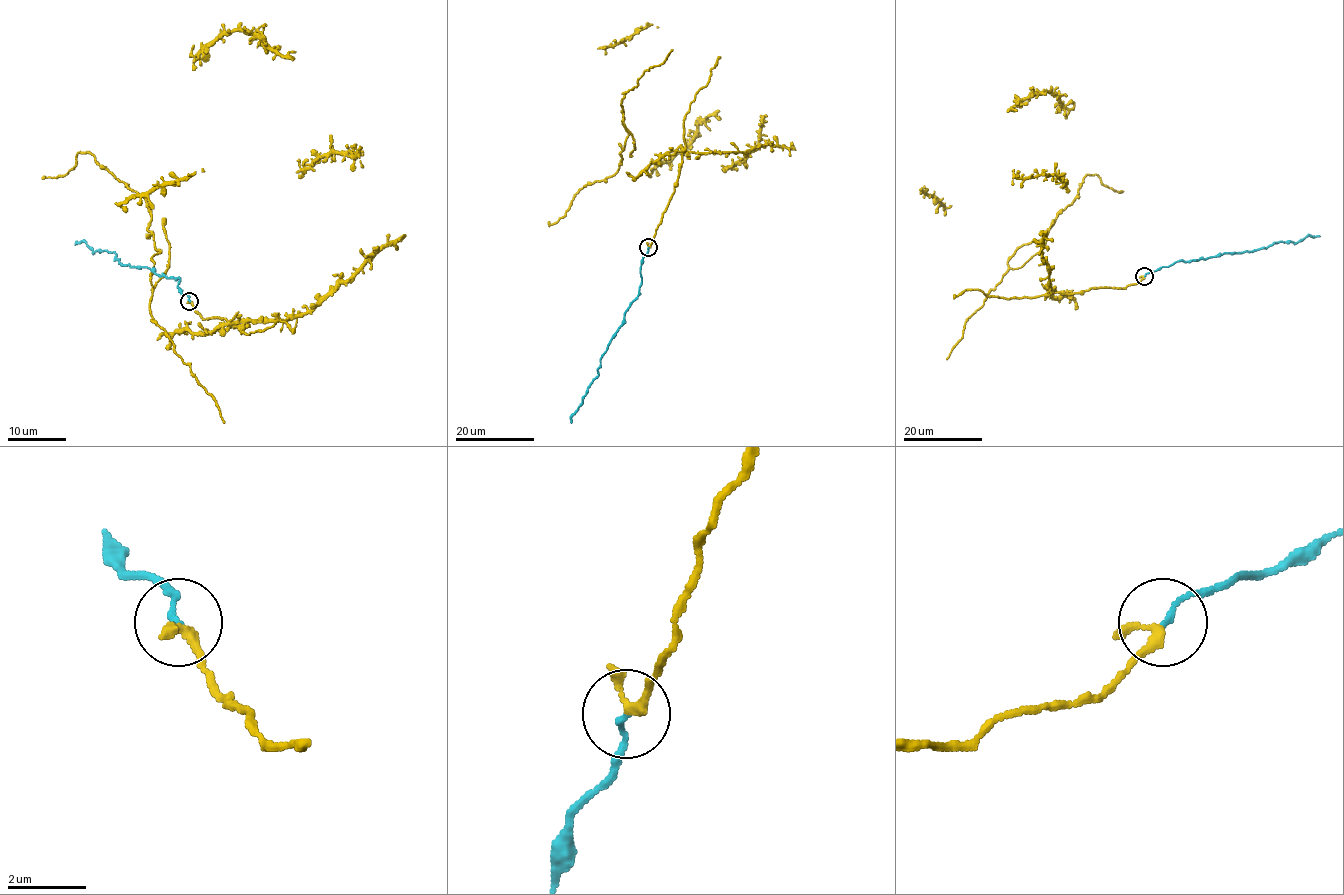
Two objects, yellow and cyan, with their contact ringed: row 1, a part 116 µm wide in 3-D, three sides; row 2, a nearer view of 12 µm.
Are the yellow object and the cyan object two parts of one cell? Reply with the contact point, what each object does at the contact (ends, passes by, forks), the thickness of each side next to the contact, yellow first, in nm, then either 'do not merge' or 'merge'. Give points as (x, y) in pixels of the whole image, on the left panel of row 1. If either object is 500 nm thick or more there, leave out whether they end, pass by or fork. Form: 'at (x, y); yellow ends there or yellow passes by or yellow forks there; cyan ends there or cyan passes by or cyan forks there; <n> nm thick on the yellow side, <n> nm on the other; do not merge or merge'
at (189, 301); yellow passes by; cyan ends there; 200 nm thick on the yellow side, 130 nm on the other; merge

